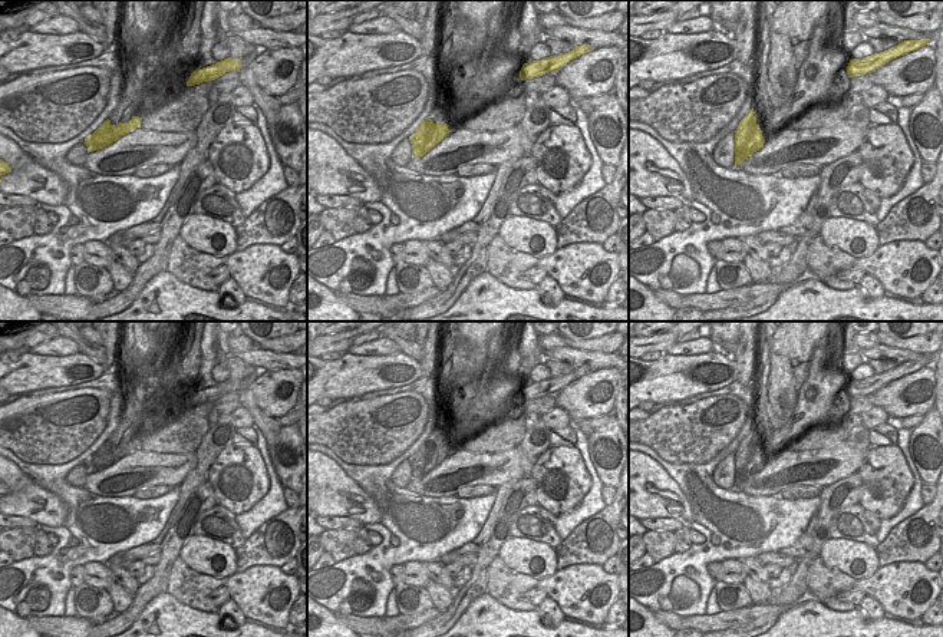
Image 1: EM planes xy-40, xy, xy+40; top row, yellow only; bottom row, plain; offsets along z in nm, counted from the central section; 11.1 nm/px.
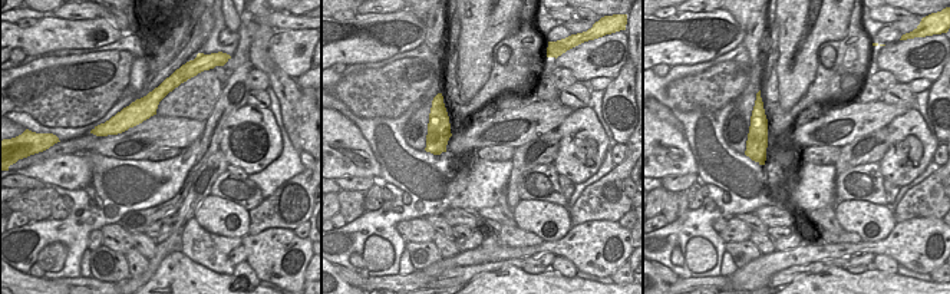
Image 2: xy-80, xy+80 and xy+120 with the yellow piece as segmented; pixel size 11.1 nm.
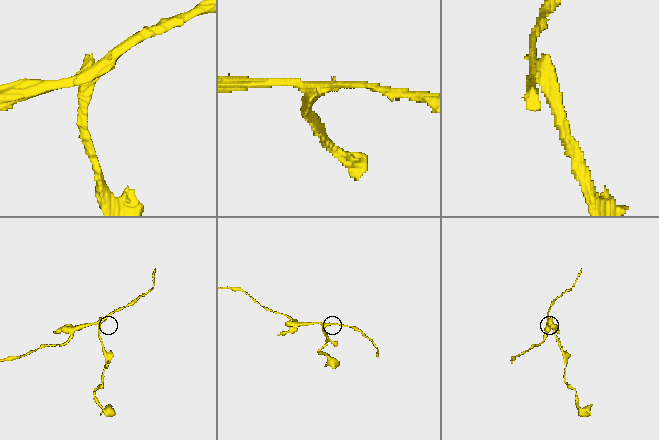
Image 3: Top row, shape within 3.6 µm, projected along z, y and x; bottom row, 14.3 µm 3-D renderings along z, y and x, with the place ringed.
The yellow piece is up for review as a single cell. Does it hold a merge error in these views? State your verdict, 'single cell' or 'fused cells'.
fused cells

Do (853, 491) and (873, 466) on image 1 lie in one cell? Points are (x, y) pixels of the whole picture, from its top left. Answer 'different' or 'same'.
different

